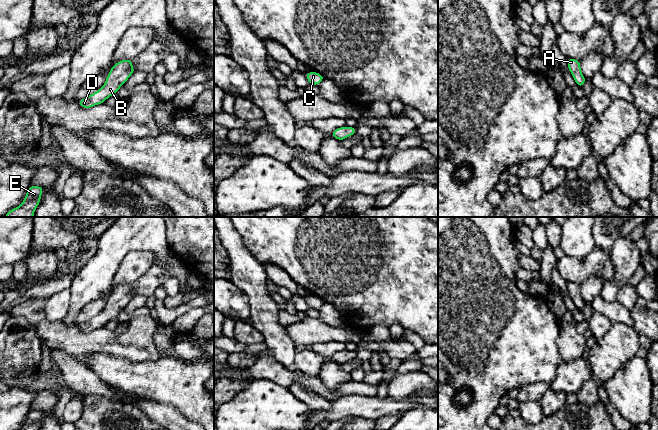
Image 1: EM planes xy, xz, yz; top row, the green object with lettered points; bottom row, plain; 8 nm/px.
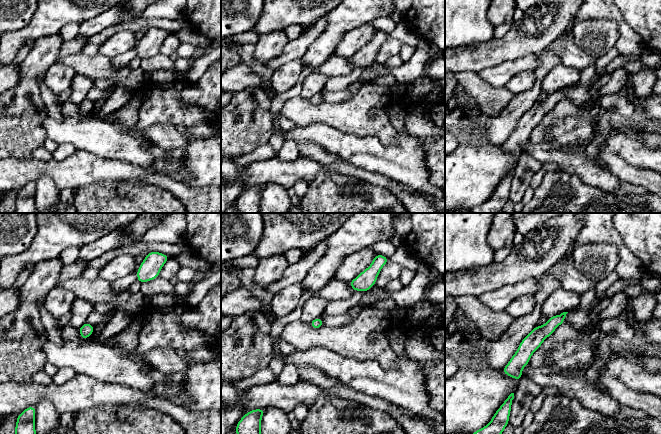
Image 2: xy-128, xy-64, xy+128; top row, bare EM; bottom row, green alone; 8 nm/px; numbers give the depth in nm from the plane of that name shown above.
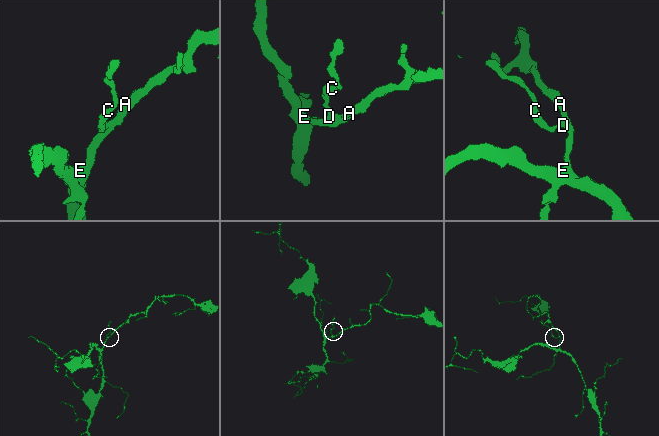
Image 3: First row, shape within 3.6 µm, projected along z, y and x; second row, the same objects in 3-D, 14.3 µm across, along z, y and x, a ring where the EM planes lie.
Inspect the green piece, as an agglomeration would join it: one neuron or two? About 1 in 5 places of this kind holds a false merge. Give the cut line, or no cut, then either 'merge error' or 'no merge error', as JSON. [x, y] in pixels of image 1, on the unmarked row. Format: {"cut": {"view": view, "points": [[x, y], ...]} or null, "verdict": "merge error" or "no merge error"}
{"cut": null, "verdict": "no merge error"}

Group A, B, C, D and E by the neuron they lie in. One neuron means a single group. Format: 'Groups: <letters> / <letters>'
Groups: A B C D E

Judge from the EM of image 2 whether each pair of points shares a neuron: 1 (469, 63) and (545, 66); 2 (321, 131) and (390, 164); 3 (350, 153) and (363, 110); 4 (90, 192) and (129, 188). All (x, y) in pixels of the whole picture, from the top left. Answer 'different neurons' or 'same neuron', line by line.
1: different neurons
2: same neuron
3: different neurons
4: same neuron

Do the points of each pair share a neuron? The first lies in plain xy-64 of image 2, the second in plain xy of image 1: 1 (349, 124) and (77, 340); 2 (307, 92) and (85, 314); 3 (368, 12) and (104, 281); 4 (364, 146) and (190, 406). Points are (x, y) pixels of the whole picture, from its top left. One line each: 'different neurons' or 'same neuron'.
1: same neuron
2: same neuron
3: same neuron
4: same neuron

